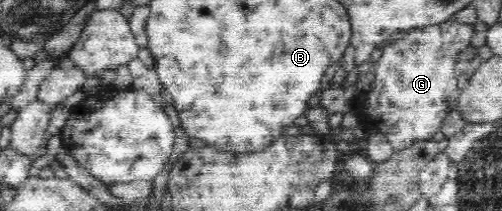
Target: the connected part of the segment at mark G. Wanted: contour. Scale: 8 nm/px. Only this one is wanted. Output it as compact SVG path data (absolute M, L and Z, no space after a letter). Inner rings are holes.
M450 17L437 24L408 28L396 36L381 50L372 90L360 92L356 98L360 124L386 134L394 150L403 150L413 141L433 138L450 111L449 98L459 87L455 63L460 52L472 46L473 32L473 23Z

